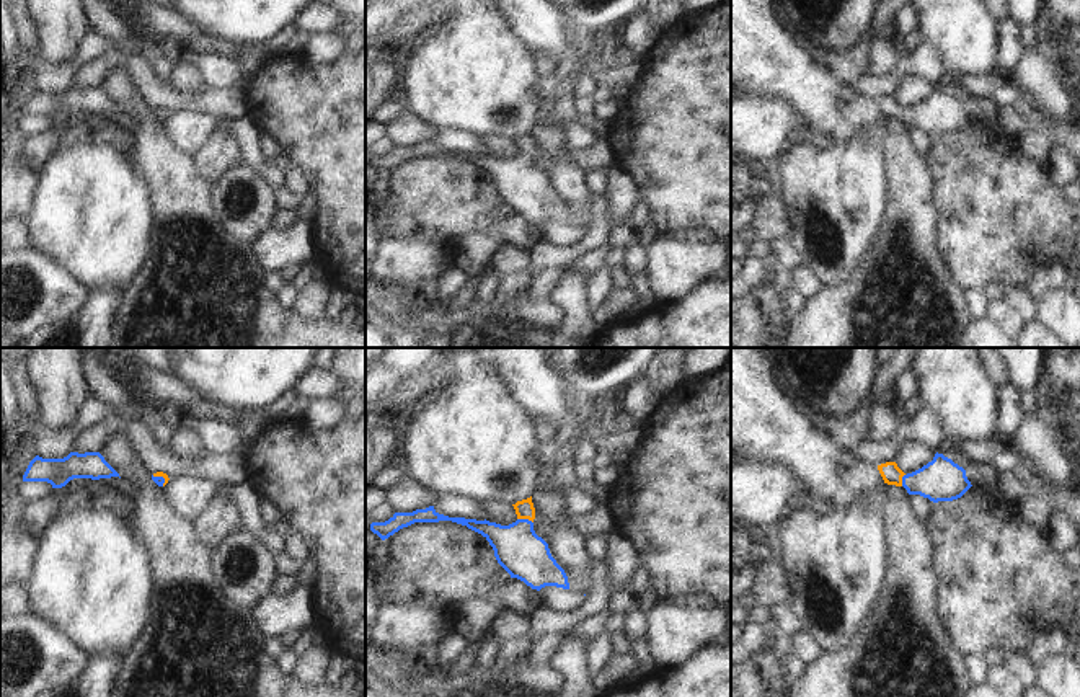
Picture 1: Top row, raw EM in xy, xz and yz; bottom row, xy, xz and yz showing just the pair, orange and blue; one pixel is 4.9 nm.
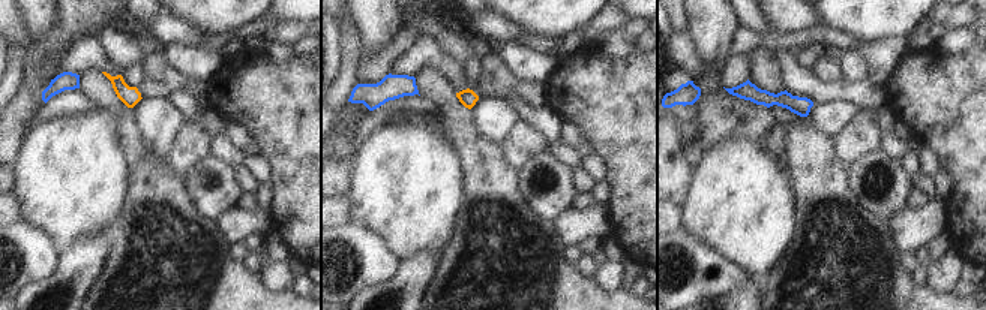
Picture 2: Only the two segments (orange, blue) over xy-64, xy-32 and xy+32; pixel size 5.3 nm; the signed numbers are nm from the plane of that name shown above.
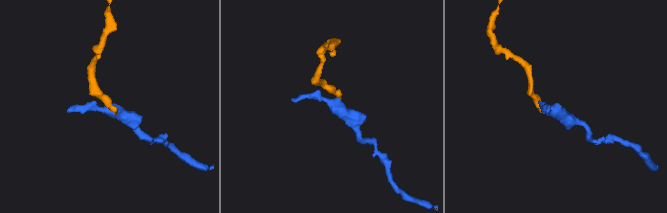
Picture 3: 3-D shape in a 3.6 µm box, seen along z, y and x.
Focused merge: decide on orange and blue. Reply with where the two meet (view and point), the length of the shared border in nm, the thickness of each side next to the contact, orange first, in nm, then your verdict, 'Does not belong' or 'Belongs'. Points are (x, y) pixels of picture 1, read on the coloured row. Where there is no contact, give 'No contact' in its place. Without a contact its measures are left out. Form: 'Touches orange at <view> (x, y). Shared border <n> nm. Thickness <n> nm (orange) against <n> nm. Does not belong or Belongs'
Touches orange at xz (526, 518). Shared border 80 nm. Thickness 90 nm (orange) against 240 nm. Belongs

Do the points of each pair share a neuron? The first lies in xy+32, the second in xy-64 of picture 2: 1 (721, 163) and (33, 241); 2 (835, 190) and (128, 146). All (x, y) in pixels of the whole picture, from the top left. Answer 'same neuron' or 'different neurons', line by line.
1: different neurons
2: same neuron

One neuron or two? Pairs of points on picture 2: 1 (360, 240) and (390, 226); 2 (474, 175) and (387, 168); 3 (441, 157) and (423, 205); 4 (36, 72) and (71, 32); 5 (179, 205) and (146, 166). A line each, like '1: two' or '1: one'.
1: two
2: two
3: one
4: one
5: one

